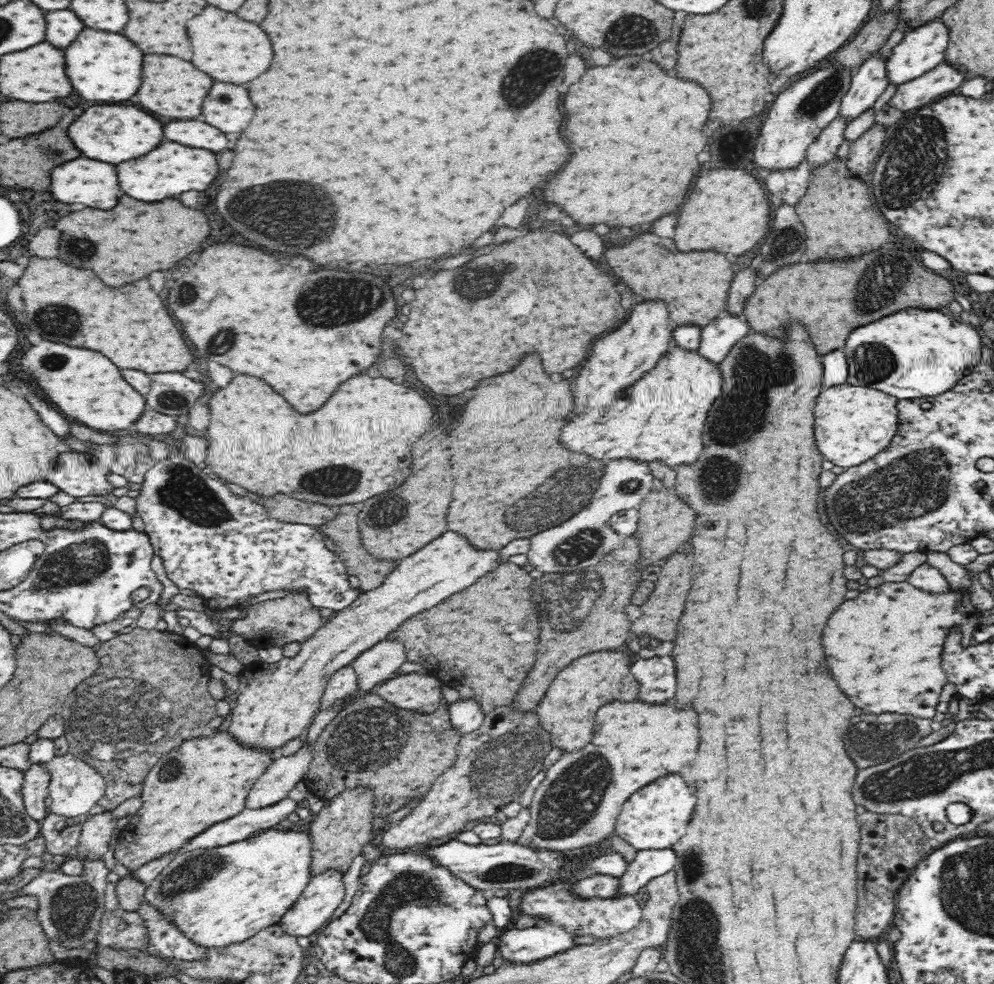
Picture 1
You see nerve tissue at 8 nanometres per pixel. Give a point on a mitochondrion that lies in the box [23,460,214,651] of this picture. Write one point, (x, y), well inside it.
(86, 561)

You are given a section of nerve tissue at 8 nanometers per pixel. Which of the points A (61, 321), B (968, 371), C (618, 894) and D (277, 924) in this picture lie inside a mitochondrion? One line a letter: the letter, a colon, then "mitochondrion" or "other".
A: mitochondrion
B: other
C: other
D: other

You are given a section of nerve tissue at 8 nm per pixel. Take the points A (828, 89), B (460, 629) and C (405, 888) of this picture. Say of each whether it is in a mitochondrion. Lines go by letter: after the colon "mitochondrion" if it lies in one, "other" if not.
A: mitochondrion
B: other
C: mitochondrion

